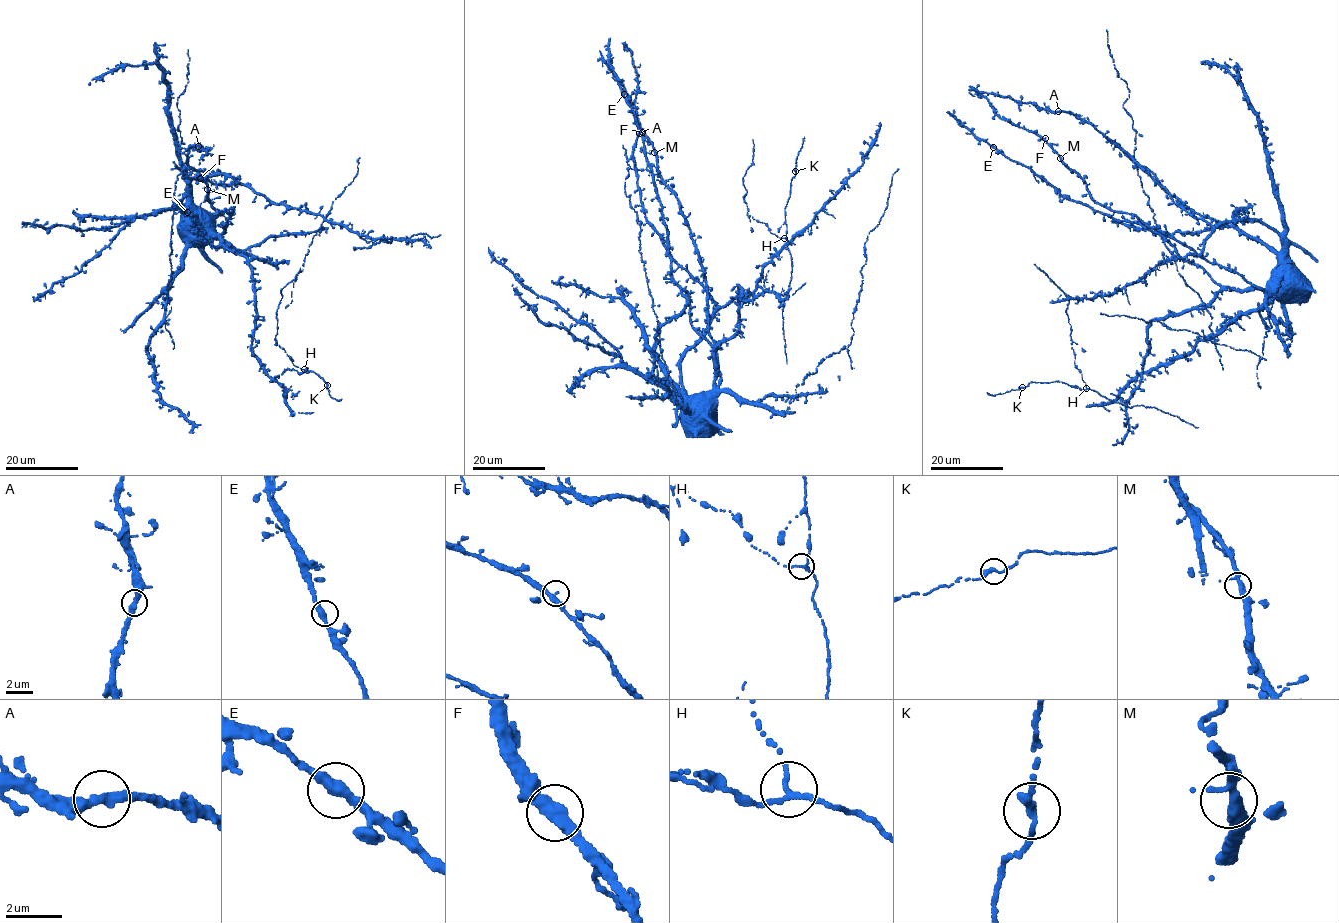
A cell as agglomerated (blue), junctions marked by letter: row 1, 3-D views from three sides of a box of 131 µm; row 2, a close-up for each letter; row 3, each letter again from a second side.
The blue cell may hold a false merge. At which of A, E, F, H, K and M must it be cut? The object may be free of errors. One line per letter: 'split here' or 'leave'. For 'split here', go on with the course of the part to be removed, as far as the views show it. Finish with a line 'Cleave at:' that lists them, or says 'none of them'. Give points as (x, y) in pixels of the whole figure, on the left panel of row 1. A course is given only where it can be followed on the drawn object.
A: leave
E: leave
F: leave
H: leave
K: leave
M: leave
Cleave at: none of them

